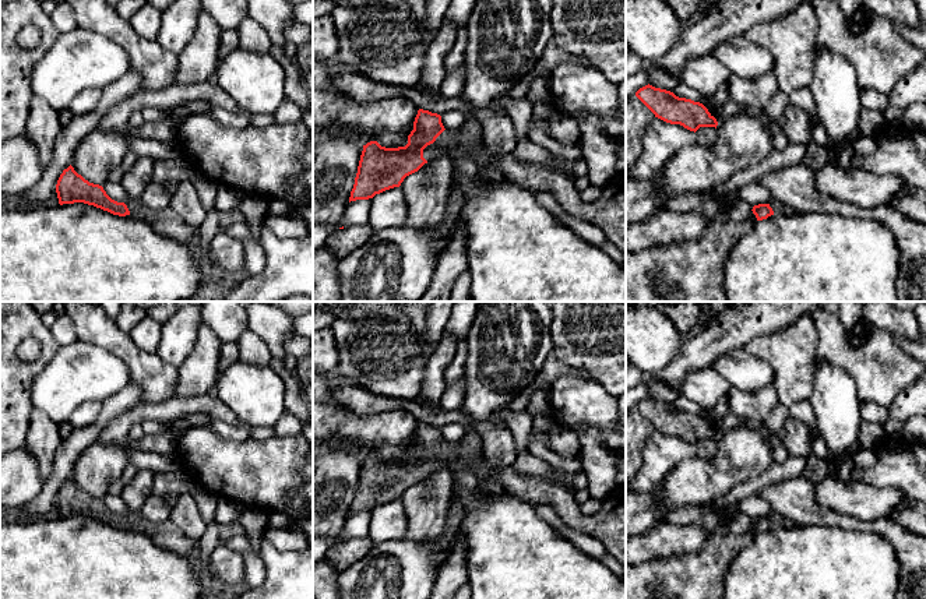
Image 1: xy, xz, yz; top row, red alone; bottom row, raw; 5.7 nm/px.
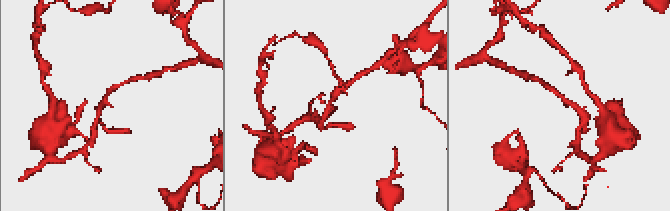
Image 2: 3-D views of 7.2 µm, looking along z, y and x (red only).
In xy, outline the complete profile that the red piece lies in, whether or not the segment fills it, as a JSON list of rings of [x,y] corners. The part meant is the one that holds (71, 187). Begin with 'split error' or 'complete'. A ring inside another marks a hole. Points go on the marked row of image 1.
split error; [[[71,165],[60,175],[56,193],[60,205],[84,202],[113,215],[137,216],[149,223],[156,232],[183,243],[200,240],[198,229],[189,228],[170,207],[154,211],[138,201],[117,202],[106,194],[102,186],[85,180]]]

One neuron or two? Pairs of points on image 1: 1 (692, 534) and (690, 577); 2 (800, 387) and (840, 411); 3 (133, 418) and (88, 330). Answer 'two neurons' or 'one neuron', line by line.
1: two neurons
2: two neurons
3: two neurons

